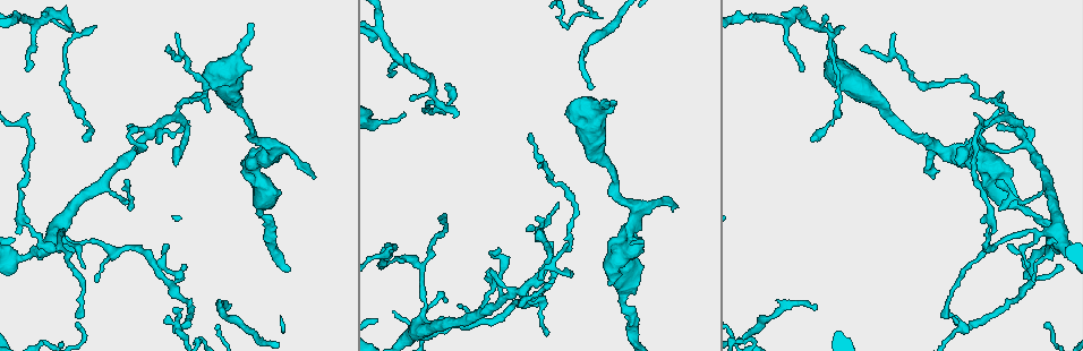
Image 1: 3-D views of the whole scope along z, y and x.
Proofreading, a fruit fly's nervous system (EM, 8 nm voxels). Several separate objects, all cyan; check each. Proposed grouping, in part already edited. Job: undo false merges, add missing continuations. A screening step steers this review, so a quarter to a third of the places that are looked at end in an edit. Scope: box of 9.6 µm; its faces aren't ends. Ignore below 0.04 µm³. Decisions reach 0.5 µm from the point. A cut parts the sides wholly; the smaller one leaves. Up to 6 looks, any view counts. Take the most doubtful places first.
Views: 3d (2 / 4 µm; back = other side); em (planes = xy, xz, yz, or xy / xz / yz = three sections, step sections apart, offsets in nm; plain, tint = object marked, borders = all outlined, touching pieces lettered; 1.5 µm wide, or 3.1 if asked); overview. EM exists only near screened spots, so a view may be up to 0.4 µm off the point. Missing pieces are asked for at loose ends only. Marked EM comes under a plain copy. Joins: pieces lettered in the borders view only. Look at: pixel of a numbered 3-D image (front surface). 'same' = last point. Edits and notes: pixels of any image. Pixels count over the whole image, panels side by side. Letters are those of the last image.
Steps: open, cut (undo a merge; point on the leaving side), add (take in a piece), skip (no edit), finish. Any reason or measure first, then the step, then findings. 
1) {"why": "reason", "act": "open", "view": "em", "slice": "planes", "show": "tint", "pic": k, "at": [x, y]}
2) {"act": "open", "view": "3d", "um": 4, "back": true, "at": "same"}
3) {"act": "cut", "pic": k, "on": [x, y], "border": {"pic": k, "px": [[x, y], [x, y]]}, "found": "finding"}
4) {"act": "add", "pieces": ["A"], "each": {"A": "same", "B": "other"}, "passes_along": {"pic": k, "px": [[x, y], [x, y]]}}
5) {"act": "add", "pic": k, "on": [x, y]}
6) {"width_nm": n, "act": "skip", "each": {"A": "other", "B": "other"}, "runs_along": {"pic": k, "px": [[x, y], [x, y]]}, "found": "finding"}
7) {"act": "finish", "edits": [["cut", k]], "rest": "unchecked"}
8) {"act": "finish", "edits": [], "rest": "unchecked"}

{"act": "open", "view": "em", "slice": "yz", "step": 4, "show": "tint", "pic": 1, "at": [830, 23]}

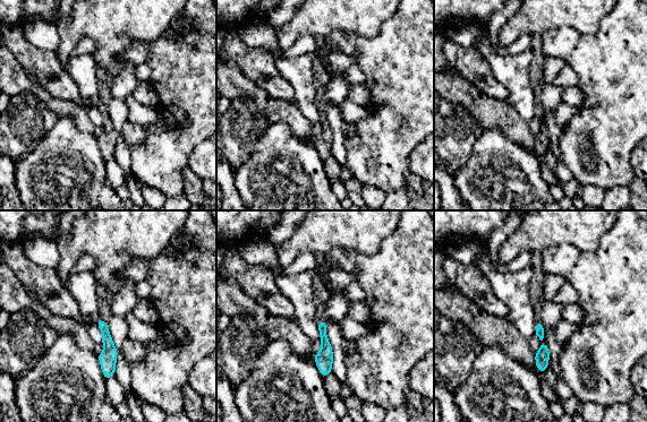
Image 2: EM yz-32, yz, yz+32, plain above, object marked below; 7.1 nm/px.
{"act": "open", "view": "em", "slice": "planes", "show": "tint", "at": "same"}

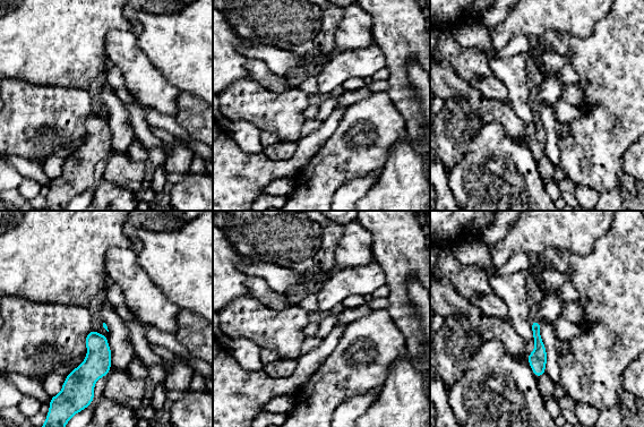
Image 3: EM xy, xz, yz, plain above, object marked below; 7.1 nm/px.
{"act": "open", "view": "em", "slice": "planes", "show": "borders", "at": "same"}

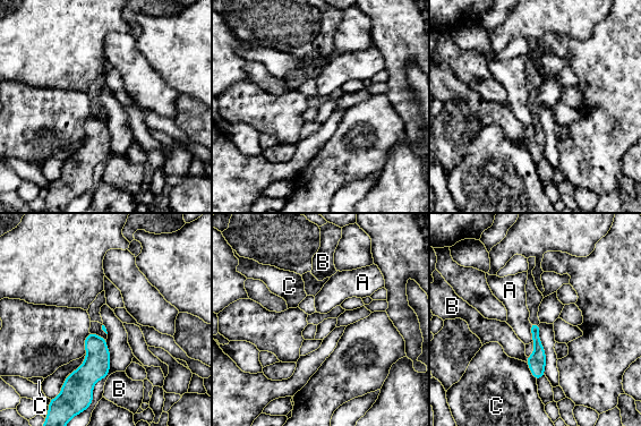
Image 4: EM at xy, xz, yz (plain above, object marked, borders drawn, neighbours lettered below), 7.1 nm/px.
{"act": "skip", "each": {"A": "other", "B": "other", "C": "other"}, "found": "none of them fits"}

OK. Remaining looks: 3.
{"why": "thin end", "act": "open", "view": "em", "slice": "yz", "step": 4, "show": "borders", "pic": 1, "at": [529, 225]}

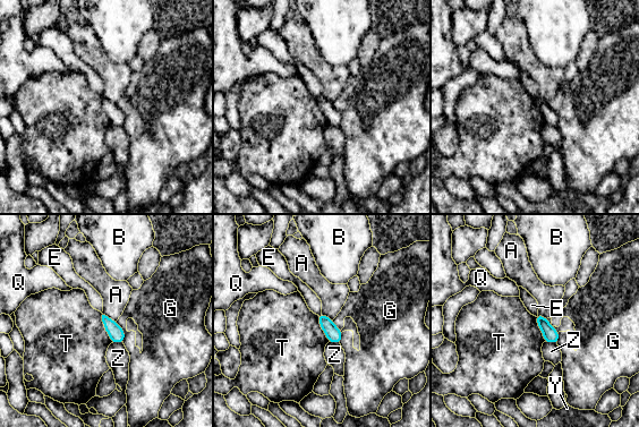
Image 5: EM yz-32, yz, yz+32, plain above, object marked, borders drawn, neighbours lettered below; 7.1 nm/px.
{"act": "open", "view": "em", "slice": "planes", "show": "borders", "at": "same"}

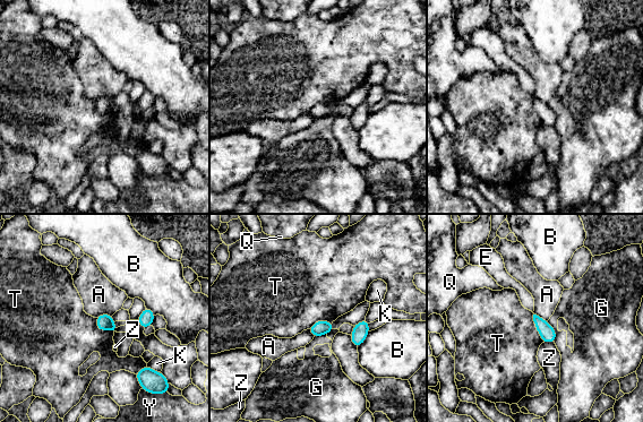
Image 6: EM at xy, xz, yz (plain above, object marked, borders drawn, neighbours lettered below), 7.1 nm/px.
{"longest_contact_nm": ["T", 220], "act": "skip", "each": {"A": "other", "B": "other", "E": "other", "G": "other", "K": "other", "Q": "other", "T": "other", "Y": "other", "Z": "other"}, "border": {"pic": 6, "px": [[533, 313], [533, 325], [543, 342]]}, "found": "none of them fits"}

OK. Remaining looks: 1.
{"act": "finish", "edits": [], "rest": "unchecked"}

